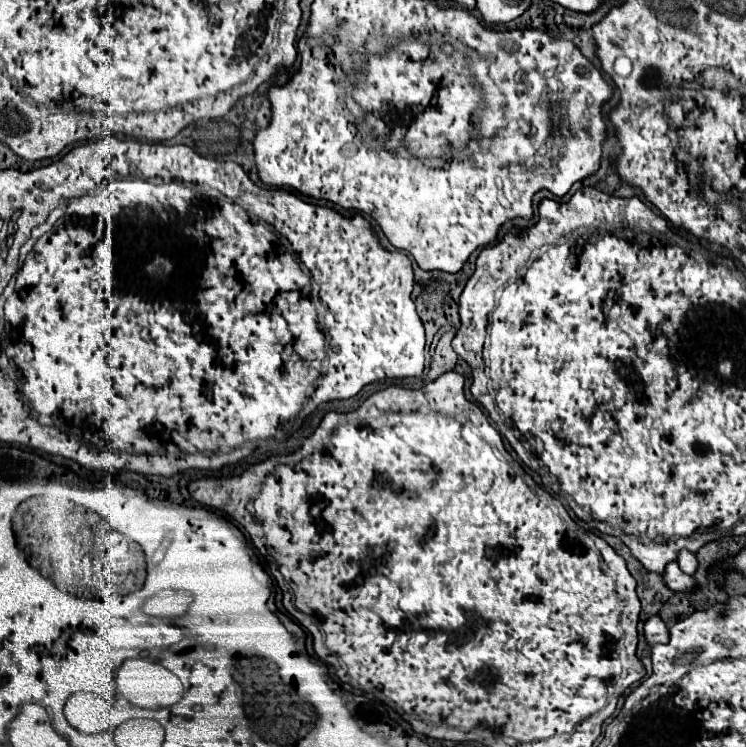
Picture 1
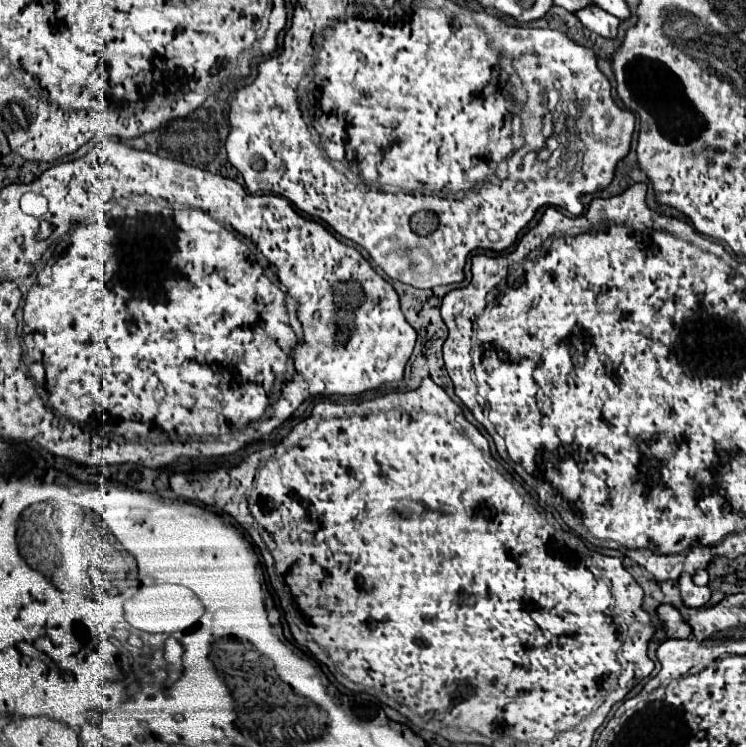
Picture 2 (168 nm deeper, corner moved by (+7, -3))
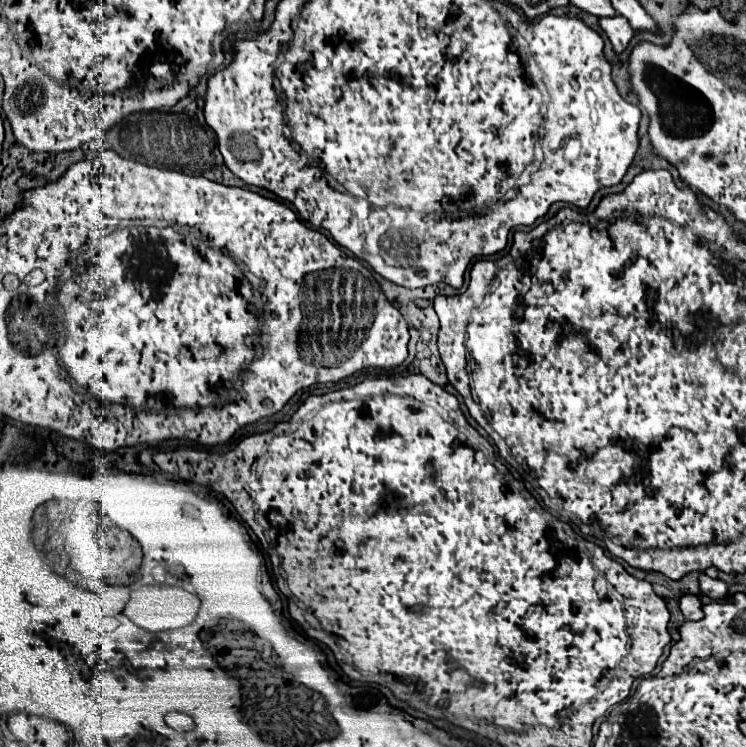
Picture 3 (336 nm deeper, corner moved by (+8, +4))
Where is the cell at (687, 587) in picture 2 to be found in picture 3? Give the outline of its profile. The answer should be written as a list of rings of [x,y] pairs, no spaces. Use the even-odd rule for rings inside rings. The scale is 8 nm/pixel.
[[[700,574],[700,590],[712,600],[728,598],[728,584],[720,578],[710,578],[708,574]]]

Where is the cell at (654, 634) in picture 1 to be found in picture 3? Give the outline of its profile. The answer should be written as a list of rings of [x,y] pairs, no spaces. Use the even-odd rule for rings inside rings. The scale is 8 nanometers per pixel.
[[[694,594],[682,596],[680,598],[680,610],[682,610],[682,614],[684,614],[686,620],[702,620],[704,618],[700,596],[694,596]]]

